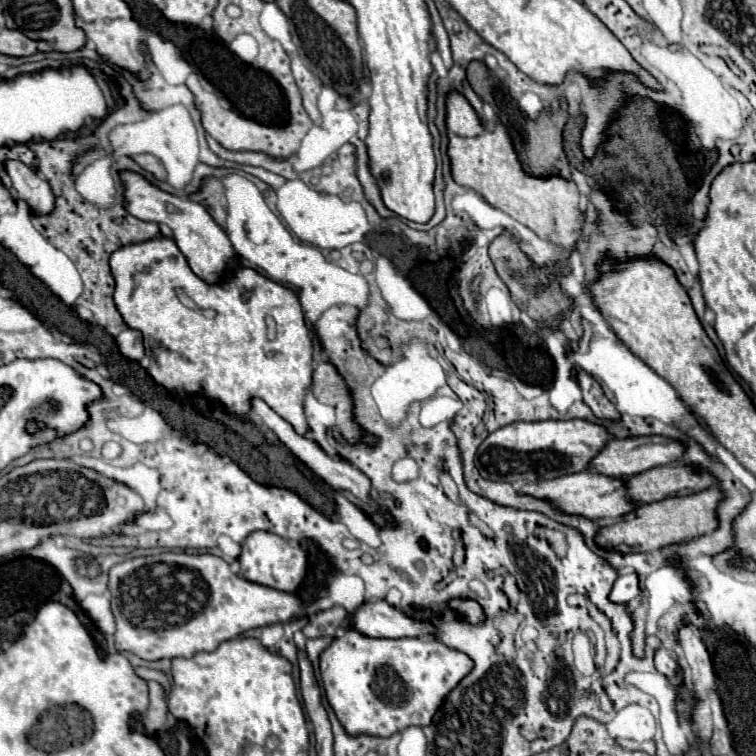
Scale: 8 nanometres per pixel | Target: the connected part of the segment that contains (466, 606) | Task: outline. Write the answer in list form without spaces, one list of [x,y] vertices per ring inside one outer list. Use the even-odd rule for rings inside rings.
[[[452,600],[450,606],[458,612],[462,612],[464,618],[468,618],[470,622],[482,622],[484,620],[484,614],[482,614],[482,608],[474,602],[474,600]]]

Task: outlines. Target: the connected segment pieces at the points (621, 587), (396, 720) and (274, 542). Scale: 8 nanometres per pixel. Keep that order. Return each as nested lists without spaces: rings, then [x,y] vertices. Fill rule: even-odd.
[[[628,572],[618,576],[608,600],[612,600],[614,604],[630,604],[630,600],[634,600],[638,594],[640,594],[638,576],[634,572]]]
[[[348,630],[342,638],[336,638],[320,656],[320,676],[328,704],[332,706],[336,718],[350,736],[360,736],[360,732],[364,732],[370,736],[386,738],[408,726],[428,726],[438,706],[446,698],[446,694],[452,688],[456,688],[456,684],[472,670],[472,666],[474,664],[466,654],[444,646],[436,638],[416,636],[416,638],[398,638],[398,640],[388,640],[388,638],[376,640],[376,638],[366,638],[354,630]],[[384,670],[394,670],[400,682],[380,684],[378,674],[382,674]]]
[[[252,532],[242,544],[242,554],[238,562],[240,562],[240,572],[248,582],[262,584],[282,592],[294,592],[306,576],[306,550],[300,546],[292,548],[288,540],[272,532]]]

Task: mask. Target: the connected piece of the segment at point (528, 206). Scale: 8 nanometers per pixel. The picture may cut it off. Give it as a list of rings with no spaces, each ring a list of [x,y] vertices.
[[[452,92],[448,96],[448,156],[452,162],[454,180],[460,186],[466,186],[488,200],[488,204],[500,208],[520,224],[534,230],[540,238],[552,242],[556,248],[564,250],[566,254],[572,252],[576,242],[580,240],[580,210],[578,210],[578,188],[574,182],[568,182],[560,176],[550,178],[534,178],[520,168],[516,152],[512,148],[510,136],[506,128],[498,122],[496,130],[486,130],[472,106],[464,96]]]

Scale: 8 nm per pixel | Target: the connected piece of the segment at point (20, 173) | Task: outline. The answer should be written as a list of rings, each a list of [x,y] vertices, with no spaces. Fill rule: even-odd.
[[[10,160],[6,162],[6,172],[12,180],[12,186],[18,190],[20,198],[28,204],[34,214],[46,216],[48,212],[52,212],[54,194],[38,170],[32,170],[22,162]]]

